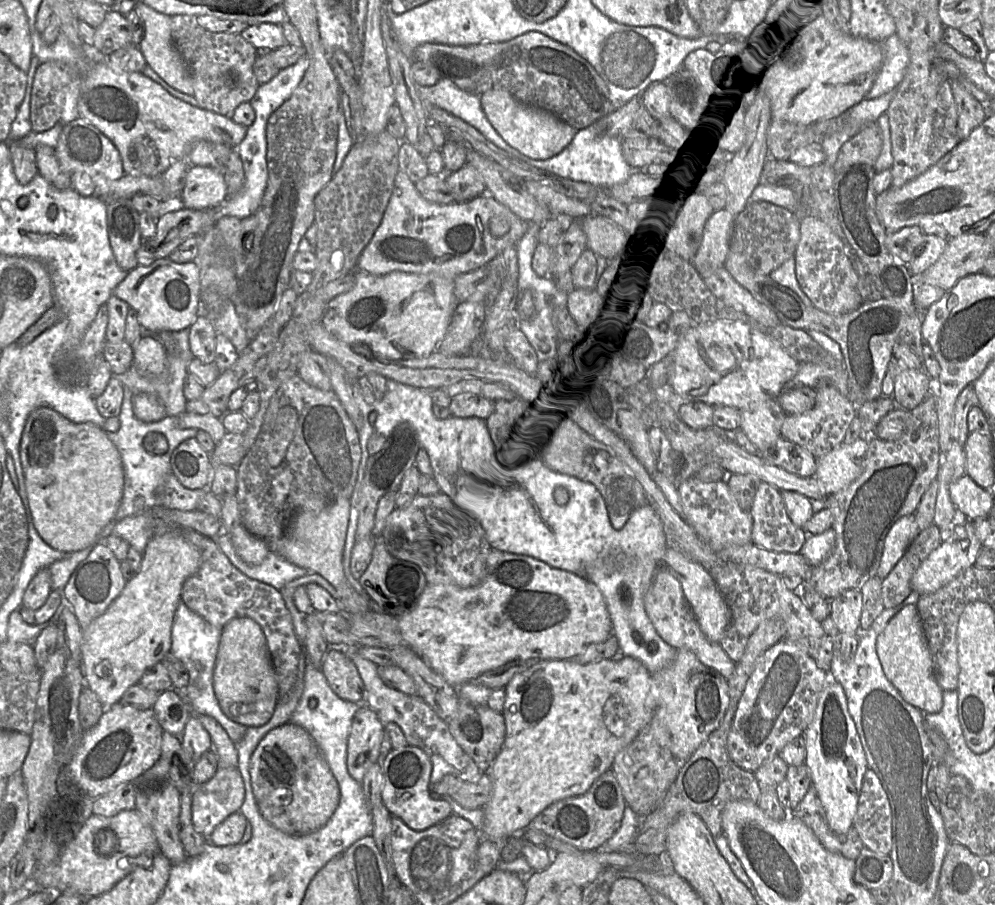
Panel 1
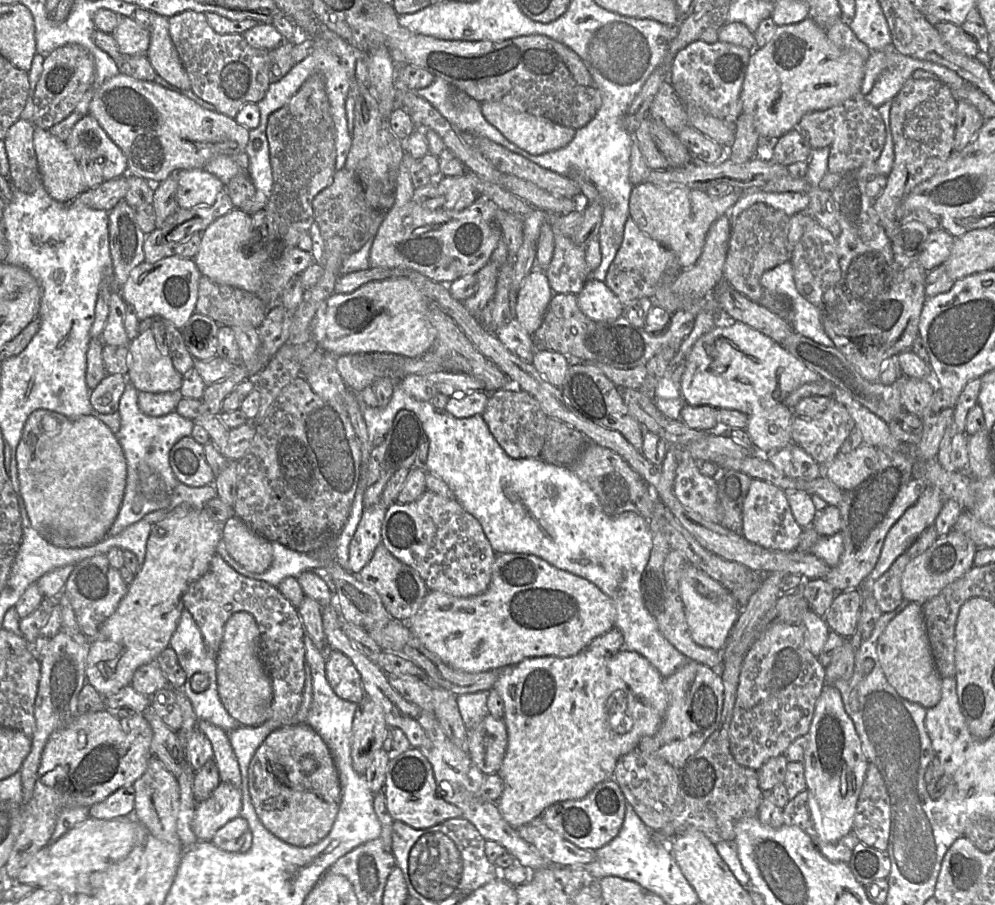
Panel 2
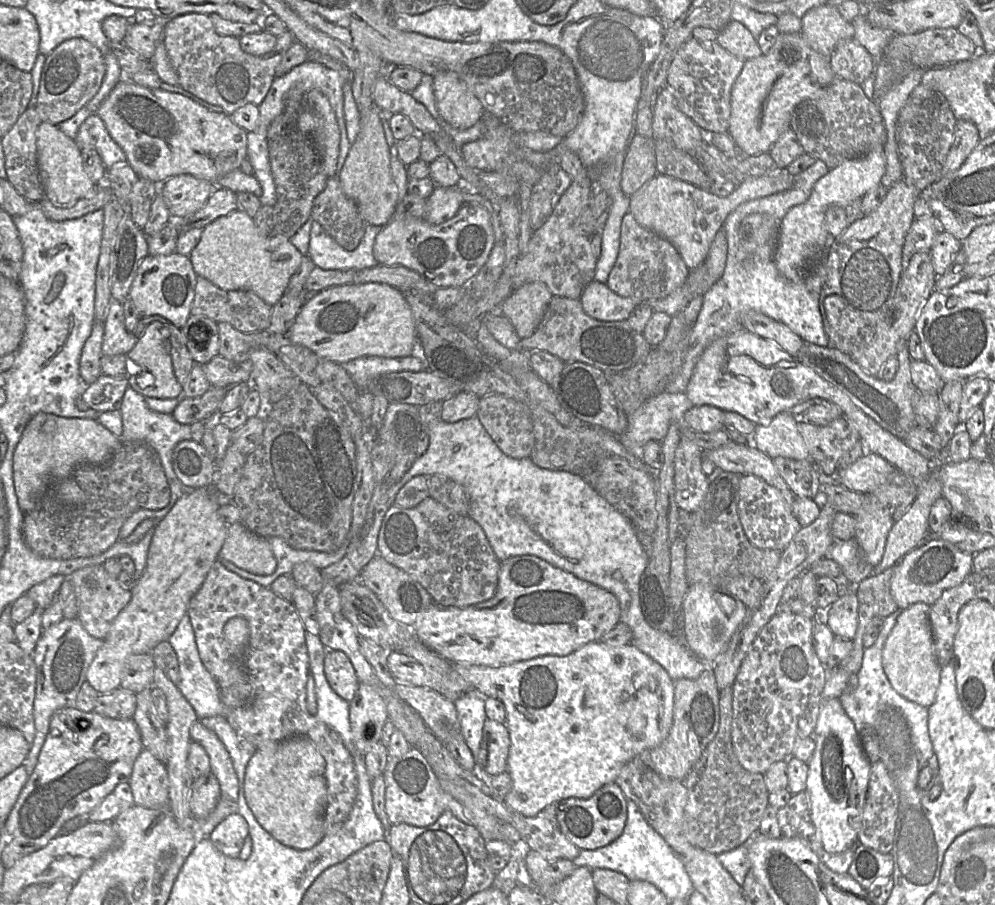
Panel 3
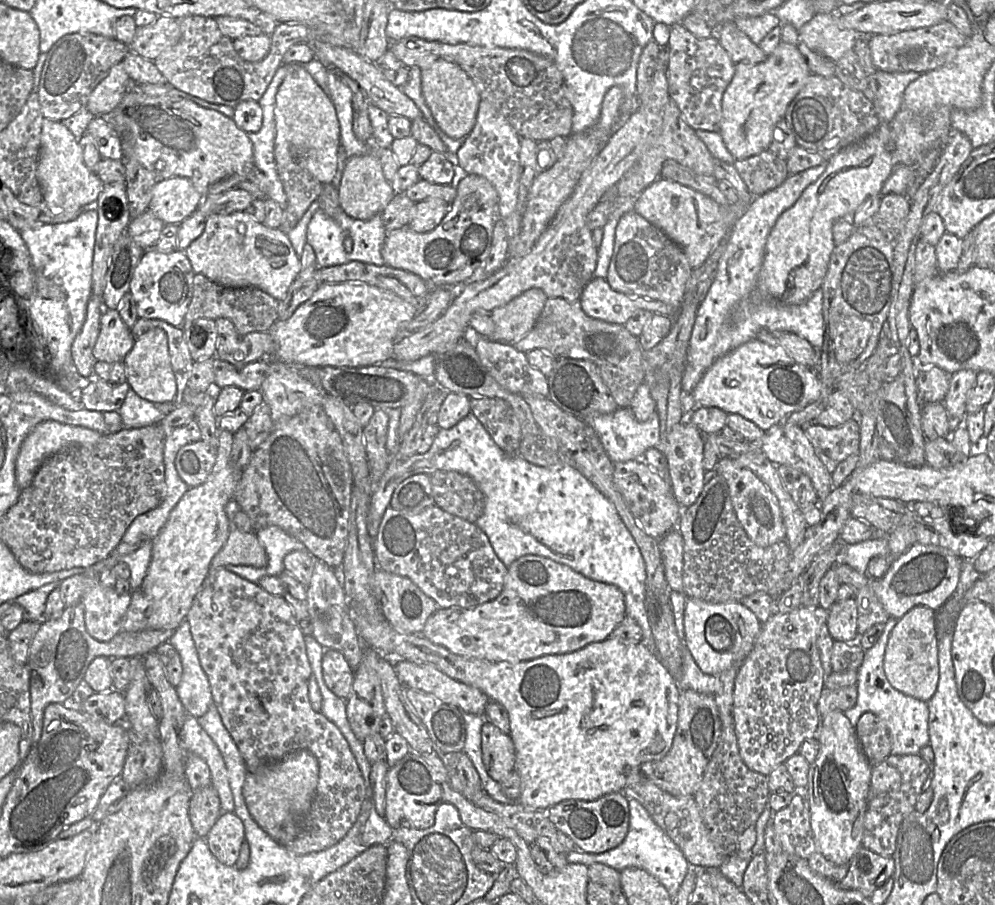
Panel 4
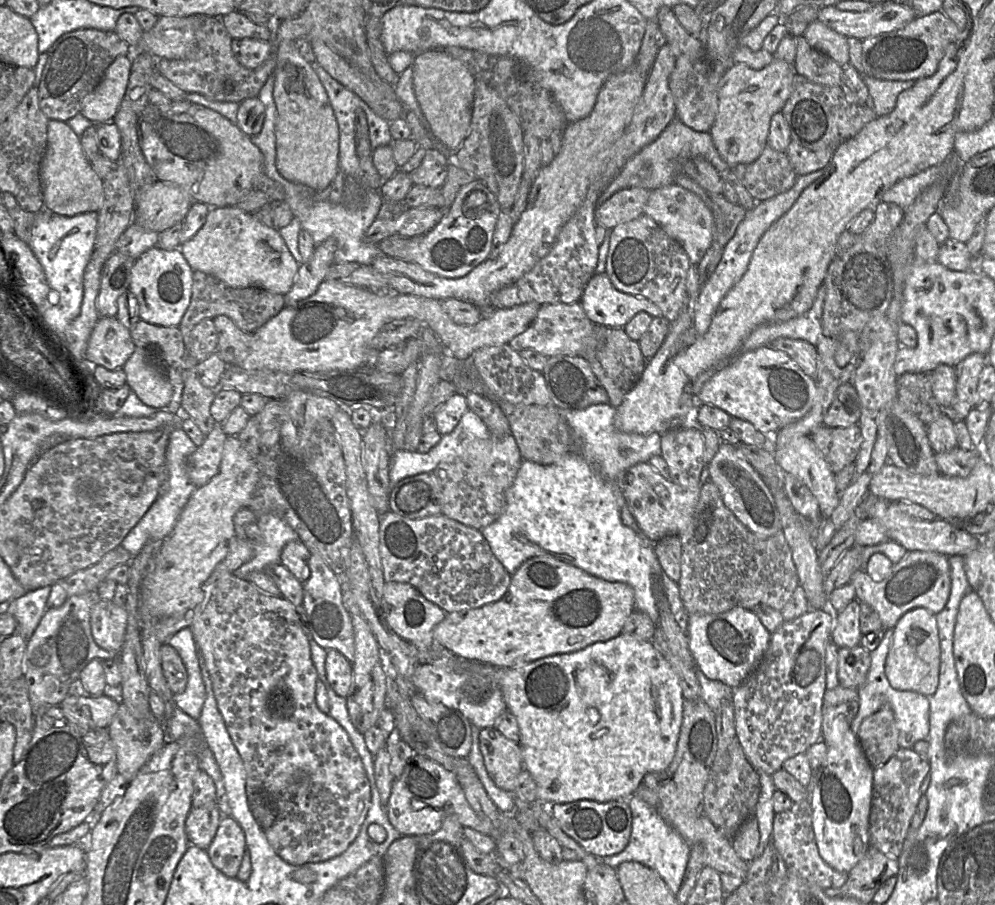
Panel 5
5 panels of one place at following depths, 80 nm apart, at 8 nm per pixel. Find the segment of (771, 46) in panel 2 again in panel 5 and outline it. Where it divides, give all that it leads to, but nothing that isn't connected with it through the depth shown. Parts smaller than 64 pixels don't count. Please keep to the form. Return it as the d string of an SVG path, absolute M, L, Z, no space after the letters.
M774 58L762 69L732 64L718 85L718 110L709 133L722 159L734 168L757 159L768 145L771 118L781 112L792 90L794 64Z

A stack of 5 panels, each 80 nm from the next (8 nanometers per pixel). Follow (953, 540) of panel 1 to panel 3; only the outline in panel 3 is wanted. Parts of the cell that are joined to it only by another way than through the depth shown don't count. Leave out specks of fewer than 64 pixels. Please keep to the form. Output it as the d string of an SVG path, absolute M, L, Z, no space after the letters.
M932 536L905 555L896 565L890 591L898 609L905 610L915 603L932 605L942 593L964 581L973 571L974 555L961 551L952 543Z

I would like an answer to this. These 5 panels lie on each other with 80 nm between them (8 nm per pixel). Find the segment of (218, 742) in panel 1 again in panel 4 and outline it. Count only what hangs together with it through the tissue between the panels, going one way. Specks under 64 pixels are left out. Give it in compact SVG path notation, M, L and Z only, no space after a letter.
M187 715L180 731L180 741L187 753L200 756L209 766L212 785L219 795L221 812L233 812L234 799L223 756L215 742L193 716Z

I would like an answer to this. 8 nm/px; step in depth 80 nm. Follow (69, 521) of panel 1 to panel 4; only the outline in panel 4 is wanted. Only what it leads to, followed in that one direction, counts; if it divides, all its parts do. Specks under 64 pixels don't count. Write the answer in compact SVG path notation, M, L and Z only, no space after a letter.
M46 420L37 424L23 440L16 459L16 483L20 491L32 483L37 470L49 456L73 445L95 443L101 435L95 430L82 426L62 424L54 420Z

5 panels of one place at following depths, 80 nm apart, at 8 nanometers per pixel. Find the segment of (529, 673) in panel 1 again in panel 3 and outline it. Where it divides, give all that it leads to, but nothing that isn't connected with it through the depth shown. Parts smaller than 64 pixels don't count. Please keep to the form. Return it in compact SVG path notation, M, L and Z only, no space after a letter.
M603 641L589 643L567 656L546 655L530 660L519 661L500 667L484 665L454 664L455 670L468 682L475 692L484 698L492 697L503 702L506 710L506 726L510 736L510 750L507 772L512 780L512 787L503 801L505 804L526 817L533 817L552 803L567 798L587 799L605 784L615 782L621 768L642 751L661 744L669 734L673 723L674 680L666 670L651 657L632 644L612 647Z

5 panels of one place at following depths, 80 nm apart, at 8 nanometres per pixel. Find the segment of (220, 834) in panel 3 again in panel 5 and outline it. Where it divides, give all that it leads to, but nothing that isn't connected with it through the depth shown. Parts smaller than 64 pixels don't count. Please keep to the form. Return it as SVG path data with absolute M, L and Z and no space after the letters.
M223 816L207 849L212 864L229 878L236 878L246 851L245 834L232 816Z

